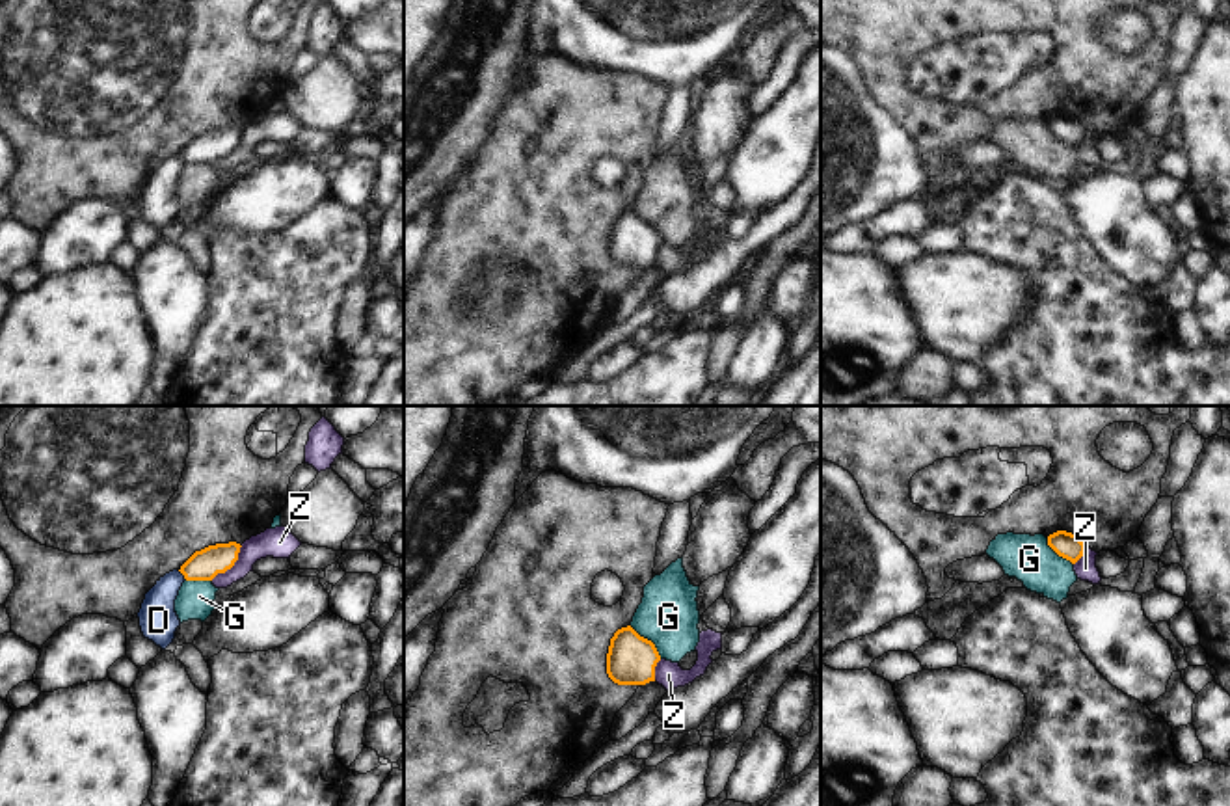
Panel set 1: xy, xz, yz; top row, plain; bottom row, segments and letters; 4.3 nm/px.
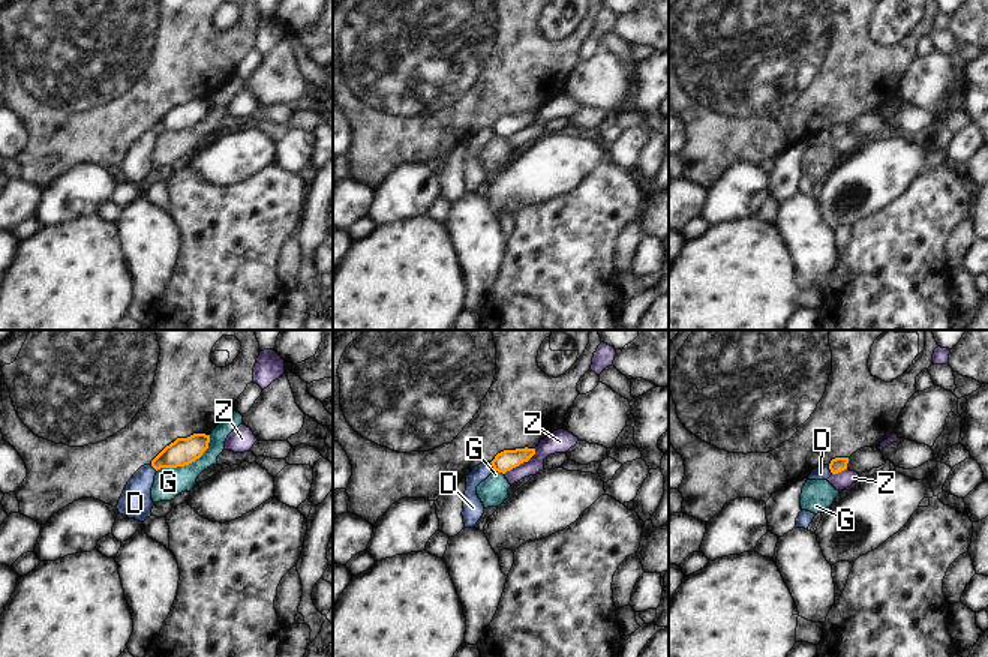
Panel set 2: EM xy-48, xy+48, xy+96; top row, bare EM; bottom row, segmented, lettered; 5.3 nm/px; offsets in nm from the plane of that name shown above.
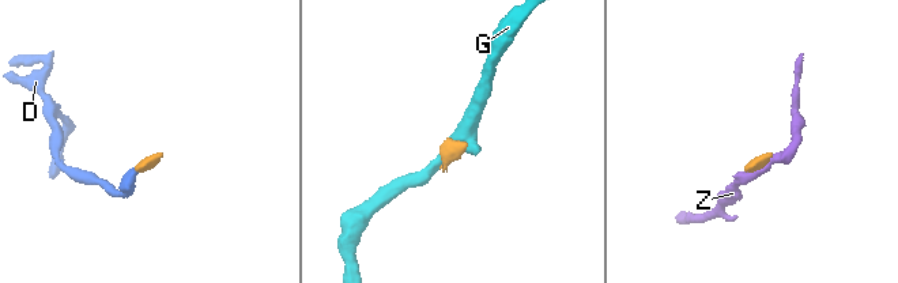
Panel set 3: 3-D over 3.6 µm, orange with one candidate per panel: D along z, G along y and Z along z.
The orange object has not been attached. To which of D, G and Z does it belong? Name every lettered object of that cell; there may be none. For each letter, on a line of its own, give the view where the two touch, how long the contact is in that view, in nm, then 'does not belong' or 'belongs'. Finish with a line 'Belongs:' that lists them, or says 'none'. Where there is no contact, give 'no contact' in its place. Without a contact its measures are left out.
D: xy | 60 nm | belongs
G: xz | 200 nm | does not belong
Z: xy | 200 nm | does not belong
Belongs: D

